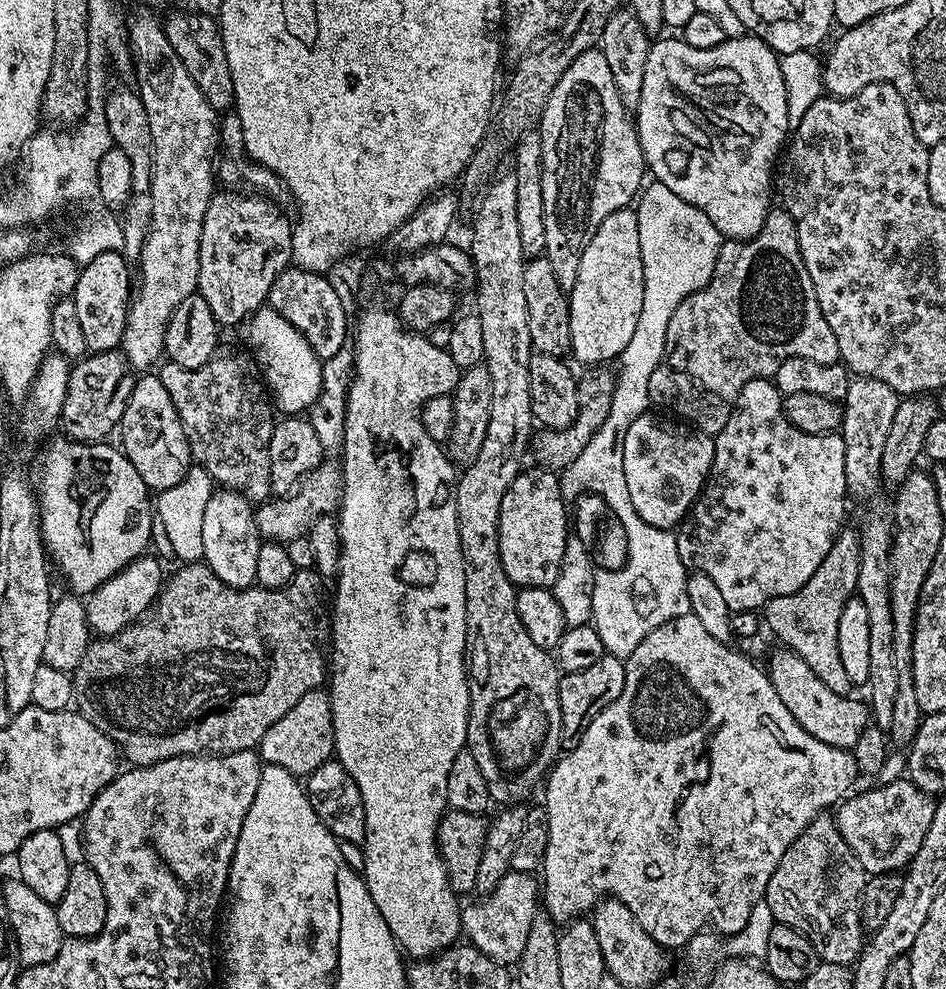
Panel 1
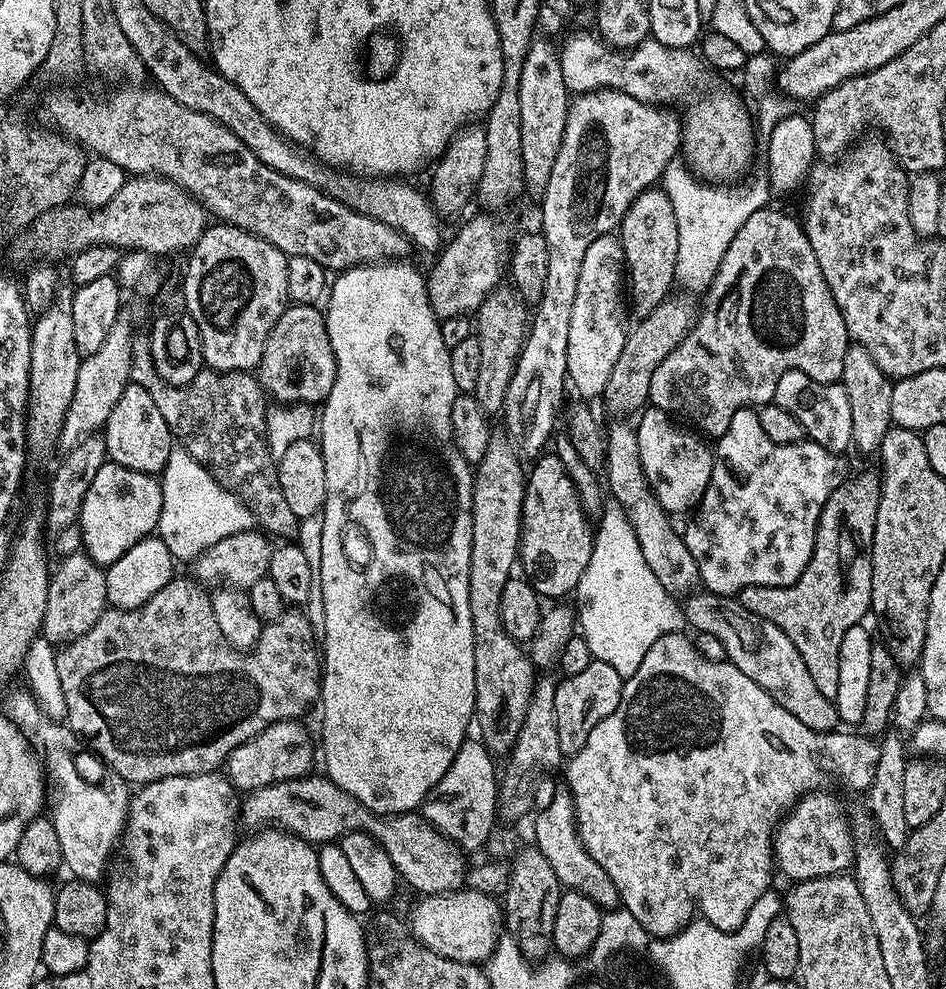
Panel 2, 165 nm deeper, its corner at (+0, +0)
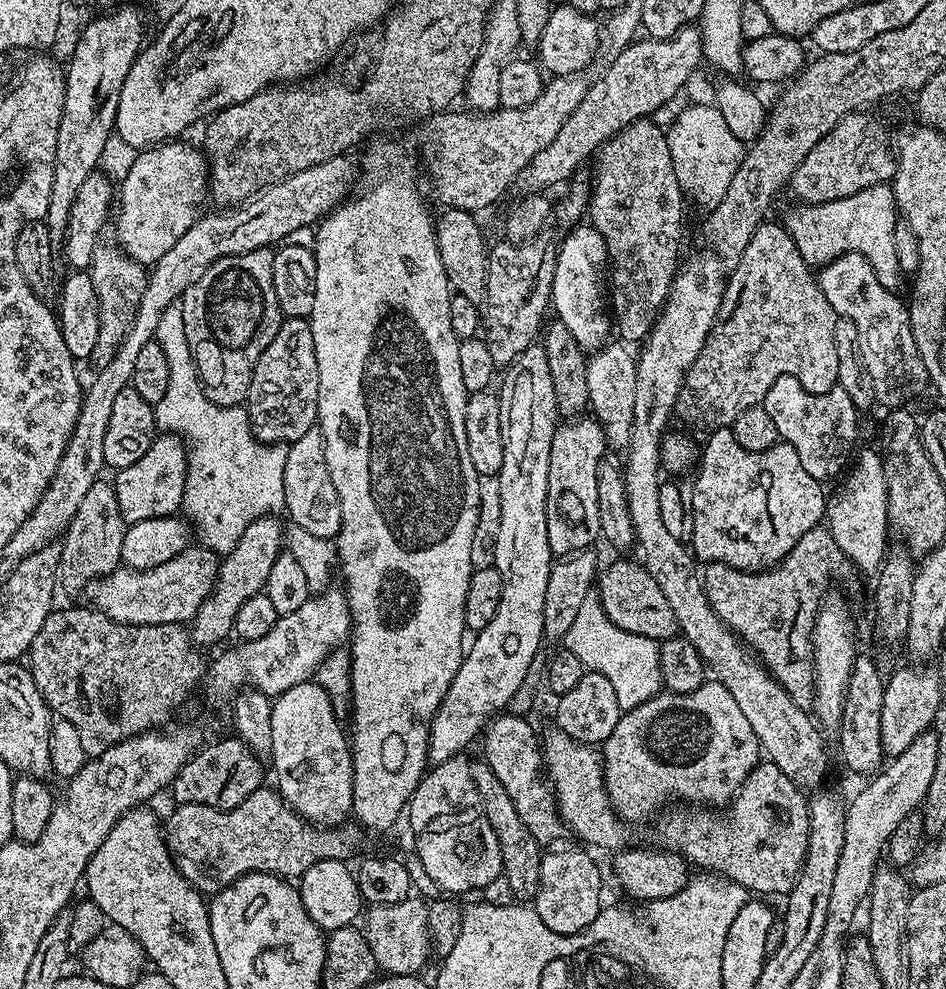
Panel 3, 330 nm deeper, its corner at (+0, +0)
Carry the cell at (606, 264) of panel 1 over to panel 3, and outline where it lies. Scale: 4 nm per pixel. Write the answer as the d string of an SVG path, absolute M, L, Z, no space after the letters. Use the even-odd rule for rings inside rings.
M582 222L571 229L572 237L556 250L554 286L550 301L555 319L569 327L578 346L588 354L609 343L610 308L606 303L606 269L609 267L608 251L602 234L591 223Z

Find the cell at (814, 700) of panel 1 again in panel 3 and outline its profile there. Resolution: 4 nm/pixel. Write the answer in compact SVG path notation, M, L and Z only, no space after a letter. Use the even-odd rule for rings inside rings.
M616 560L605 572L603 569L598 578L598 599L610 622L630 634L645 636L657 642L677 635L678 625L674 610L666 594L658 588L658 582L644 569L643 563Z

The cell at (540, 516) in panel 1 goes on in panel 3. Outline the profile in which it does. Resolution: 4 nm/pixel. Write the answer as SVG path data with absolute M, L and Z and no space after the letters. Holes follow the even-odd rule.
M572 418L567 422L557 423L554 442L550 442L550 478L548 479L548 497L546 498L546 534L550 538L550 550L553 557L563 558L571 552L583 552L593 547L595 540L601 539L600 535L600 511L598 510L598 466L606 458L606 441L602 426L595 418Z

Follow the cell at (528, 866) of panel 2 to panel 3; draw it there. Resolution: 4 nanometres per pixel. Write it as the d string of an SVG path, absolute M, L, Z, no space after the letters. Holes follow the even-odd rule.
M482 758L473 759L471 766L474 786L478 790L478 798L482 802L484 817L486 822L490 822L490 830L496 832L498 846L502 850L502 862L504 863L502 874L510 882L517 901L531 901L538 890L542 845L536 841L534 834L530 834L530 830L526 830L526 825L522 822L522 817L518 814L513 800L510 799L510 794L506 794L506 786L502 786L502 782L498 782L498 774L494 774L494 770L490 770L490 766Z

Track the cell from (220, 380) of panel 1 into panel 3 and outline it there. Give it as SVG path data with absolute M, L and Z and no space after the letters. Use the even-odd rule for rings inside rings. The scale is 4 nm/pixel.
M97 247L90 265L94 294L98 294L98 339L90 361L91 367L96 370L106 366L106 362L110 362L110 358L123 342L124 335L128 332L128 325L134 322L134 314L138 314L142 294L148 285L148 272L145 265L127 256L119 247L104 247Z

